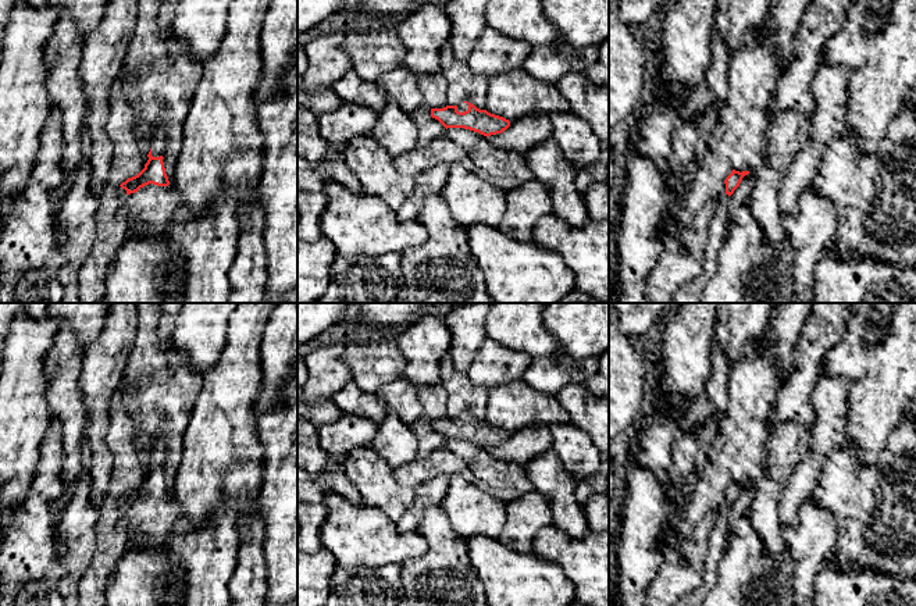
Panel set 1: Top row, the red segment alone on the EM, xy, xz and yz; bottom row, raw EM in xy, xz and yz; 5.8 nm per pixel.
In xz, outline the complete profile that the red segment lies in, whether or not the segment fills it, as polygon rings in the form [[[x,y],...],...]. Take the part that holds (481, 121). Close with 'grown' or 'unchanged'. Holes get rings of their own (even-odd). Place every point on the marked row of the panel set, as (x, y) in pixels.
[[[468,101],[459,106],[446,106],[443,108],[431,108],[431,117],[438,120],[446,129],[464,128],[478,132],[484,136],[502,133],[510,126],[510,121],[480,110]]]; grown

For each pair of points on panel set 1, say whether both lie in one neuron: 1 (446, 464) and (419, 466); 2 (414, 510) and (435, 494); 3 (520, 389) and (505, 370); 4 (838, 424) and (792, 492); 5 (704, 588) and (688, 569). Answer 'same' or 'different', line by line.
1: same
2: same
3: different
4: same
5: different

